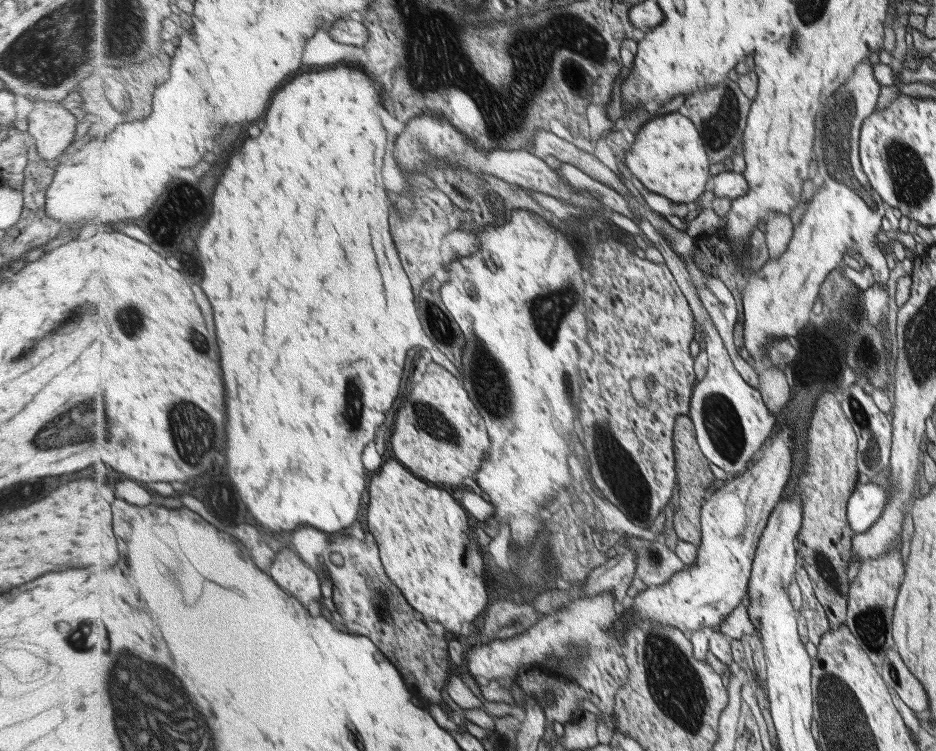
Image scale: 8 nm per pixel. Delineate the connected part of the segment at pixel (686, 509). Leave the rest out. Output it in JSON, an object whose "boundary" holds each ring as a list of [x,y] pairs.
{"boundary":[[[689,416],[676,423],[675,452],[681,475],[681,502],[673,521],[675,531],[679,538],[699,546],[703,543],[703,498],[707,498],[707,494],[711,494],[711,486],[715,486],[715,470],[711,470],[711,461],[699,446],[696,428]]]}

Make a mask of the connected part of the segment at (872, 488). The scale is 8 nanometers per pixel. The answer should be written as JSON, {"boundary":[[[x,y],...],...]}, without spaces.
{"boundary":[[[859,483],[847,501],[850,529],[865,532],[879,518],[887,497],[885,484]]]}

